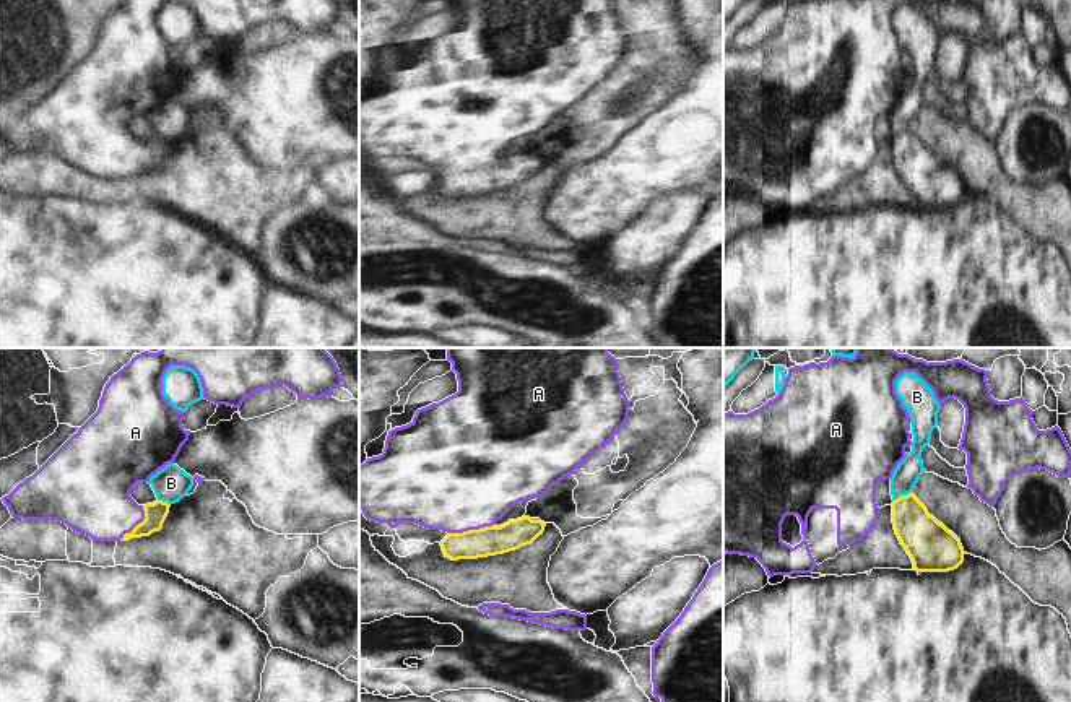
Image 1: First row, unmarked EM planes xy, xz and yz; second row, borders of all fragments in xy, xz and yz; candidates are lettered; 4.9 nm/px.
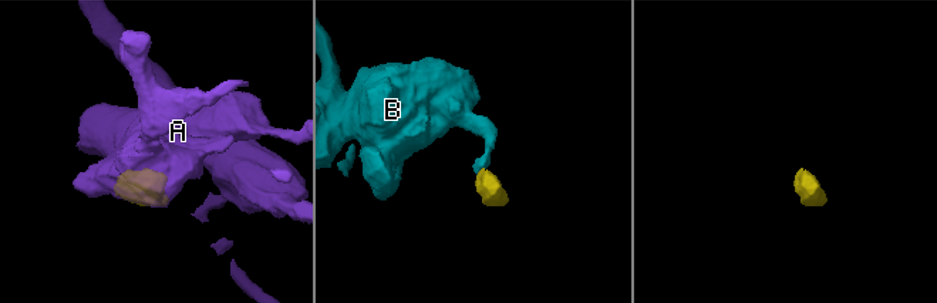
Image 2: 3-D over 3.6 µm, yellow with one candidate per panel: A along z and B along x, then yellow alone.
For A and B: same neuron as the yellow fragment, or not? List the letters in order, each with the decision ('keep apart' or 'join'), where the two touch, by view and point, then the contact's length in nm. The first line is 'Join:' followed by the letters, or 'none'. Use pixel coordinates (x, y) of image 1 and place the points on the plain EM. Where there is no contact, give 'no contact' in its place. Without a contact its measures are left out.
Join: A
A: join; meets yellow in xz at (470, 166); contact 220 nm long
B: keep apart; meets yellow in yz at (902, 132); contact 100 nm long

